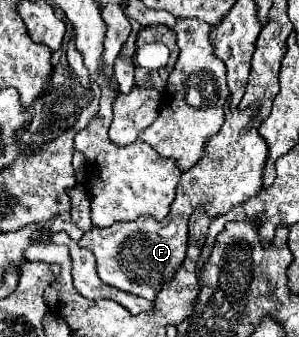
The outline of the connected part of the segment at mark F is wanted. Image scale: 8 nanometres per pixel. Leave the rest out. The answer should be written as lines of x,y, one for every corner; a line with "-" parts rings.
253,105
249,111
229,111
229,107
225,109
225,123
221,125
219,133
209,139
205,159
181,175
177,197
163,221
155,221
153,217
143,215
137,221
113,223
105,229
93,227
91,231
83,233
79,243
93,251
97,259
97,273
103,283
155,301
157,291
161,291
161,287
175,277
185,259
189,215
197,207
203,207
205,213
215,219
225,215
229,209
243,205
247,199
257,197
261,191
261,165
267,159
267,143
257,131
259,121
255,119
255,113
257,105

